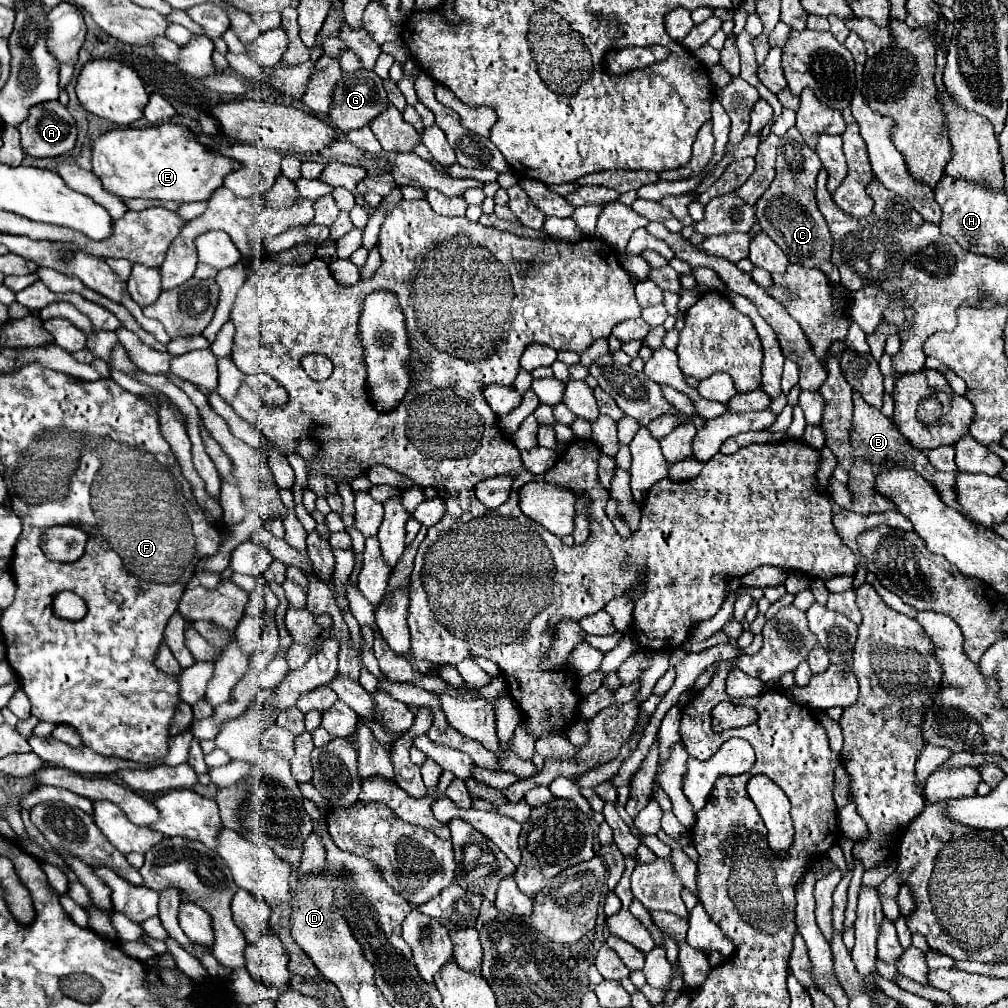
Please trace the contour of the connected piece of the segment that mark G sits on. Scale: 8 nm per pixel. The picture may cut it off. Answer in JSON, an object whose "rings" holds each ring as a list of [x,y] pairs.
{"rings":[[[358,70],[358,72],[344,72],[340,82],[334,86],[334,96],[332,96],[332,108],[328,112],[330,122],[340,130],[340,132],[350,132],[356,128],[364,128],[372,118],[376,118],[384,106],[388,106],[388,98],[382,86],[382,78],[374,72],[368,70]]]}

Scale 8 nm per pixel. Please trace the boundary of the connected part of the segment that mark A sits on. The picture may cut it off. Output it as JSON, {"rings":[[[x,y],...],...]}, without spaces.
{"rings":[[[58,100],[32,106],[28,118],[16,126],[22,136],[22,148],[36,158],[56,158],[74,148],[76,124],[66,106]]]}

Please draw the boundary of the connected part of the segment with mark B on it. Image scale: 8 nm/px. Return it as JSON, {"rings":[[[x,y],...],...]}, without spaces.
{"rings":[[[854,392],[854,428],[852,428],[850,438],[852,438],[852,446],[854,446],[854,458],[856,458],[852,470],[848,472],[850,474],[848,488],[854,492],[854,504],[852,504],[854,512],[872,514],[872,512],[896,510],[896,504],[892,502],[892,498],[880,494],[874,488],[876,478],[878,478],[882,468],[910,468],[910,470],[916,470],[924,480],[928,480],[936,488],[936,492],[940,494],[940,498],[942,498],[942,502],[946,506],[952,506],[952,508],[960,510],[960,504],[956,502],[956,474],[960,474],[960,472],[958,470],[954,470],[954,472],[938,472],[930,464],[926,454],[922,450],[914,448],[908,442],[908,438],[904,438],[900,434],[896,424],[890,418],[886,418],[880,410],[866,404],[858,392]]]}

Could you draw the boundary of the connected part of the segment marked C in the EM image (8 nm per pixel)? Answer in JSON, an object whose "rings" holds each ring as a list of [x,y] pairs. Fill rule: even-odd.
{"rings":[[[790,128],[780,138],[780,154],[776,158],[776,178],[772,180],[770,188],[762,194],[762,198],[756,202],[756,220],[760,224],[760,230],[766,232],[782,248],[782,252],[788,256],[792,264],[818,268],[830,278],[830,282],[836,284],[840,280],[840,274],[836,266],[830,262],[832,238],[814,198],[816,174],[820,168],[822,168],[820,158],[800,138],[798,128]],[[780,196],[790,196],[792,200],[778,200]]]}

